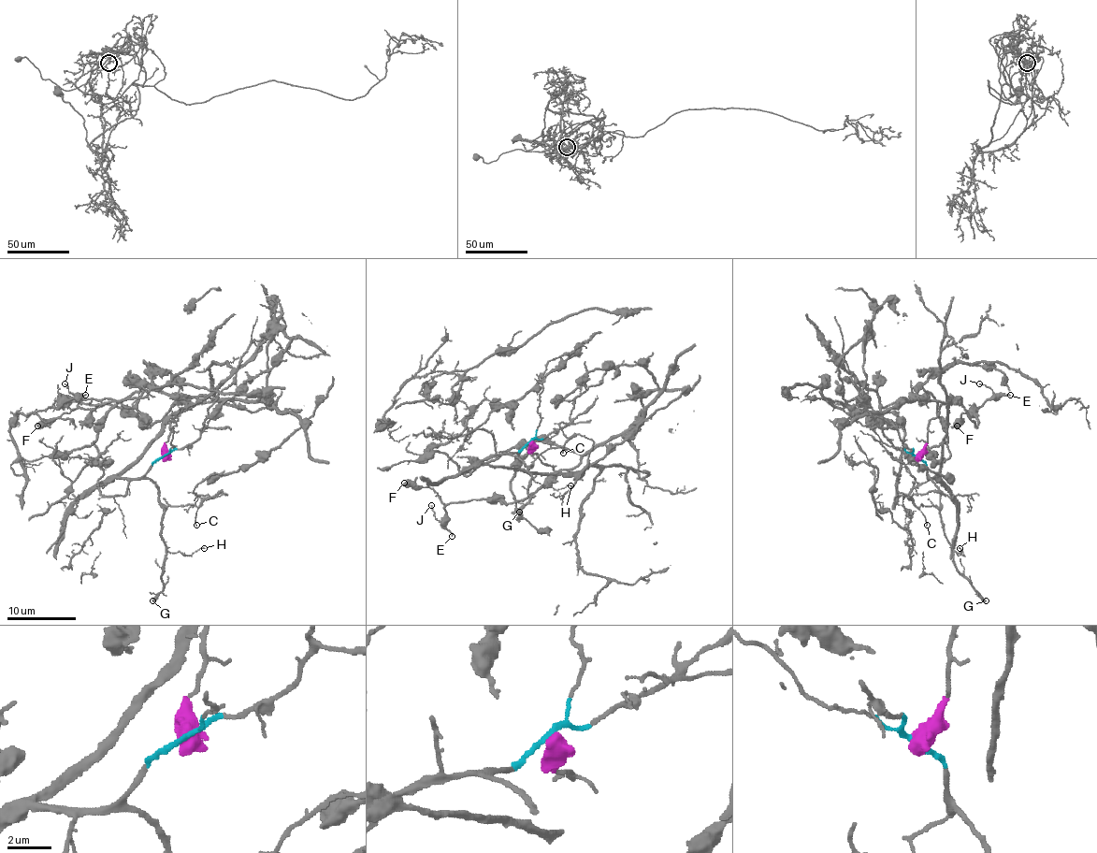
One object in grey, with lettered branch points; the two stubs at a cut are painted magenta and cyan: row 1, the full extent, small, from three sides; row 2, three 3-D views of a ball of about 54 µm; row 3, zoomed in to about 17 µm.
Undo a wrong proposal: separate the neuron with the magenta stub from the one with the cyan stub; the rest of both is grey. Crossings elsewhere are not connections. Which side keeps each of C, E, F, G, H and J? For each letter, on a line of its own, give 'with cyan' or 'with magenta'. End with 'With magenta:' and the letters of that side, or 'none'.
C: with cyan
E: with magenta
F: with magenta
G: with cyan
H: with cyan
J: with magenta
With magenta: E, F, J

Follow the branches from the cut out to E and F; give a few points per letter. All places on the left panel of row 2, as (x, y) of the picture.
E: (163, 455), (170, 421), (185, 402), (177, 402), (148, 426), (108, 404), (81, 409), (79, 397), (85, 396)
F: (163, 455), (170, 421), (184, 402), (148, 426), (108, 404), (77, 408), (36, 426)

